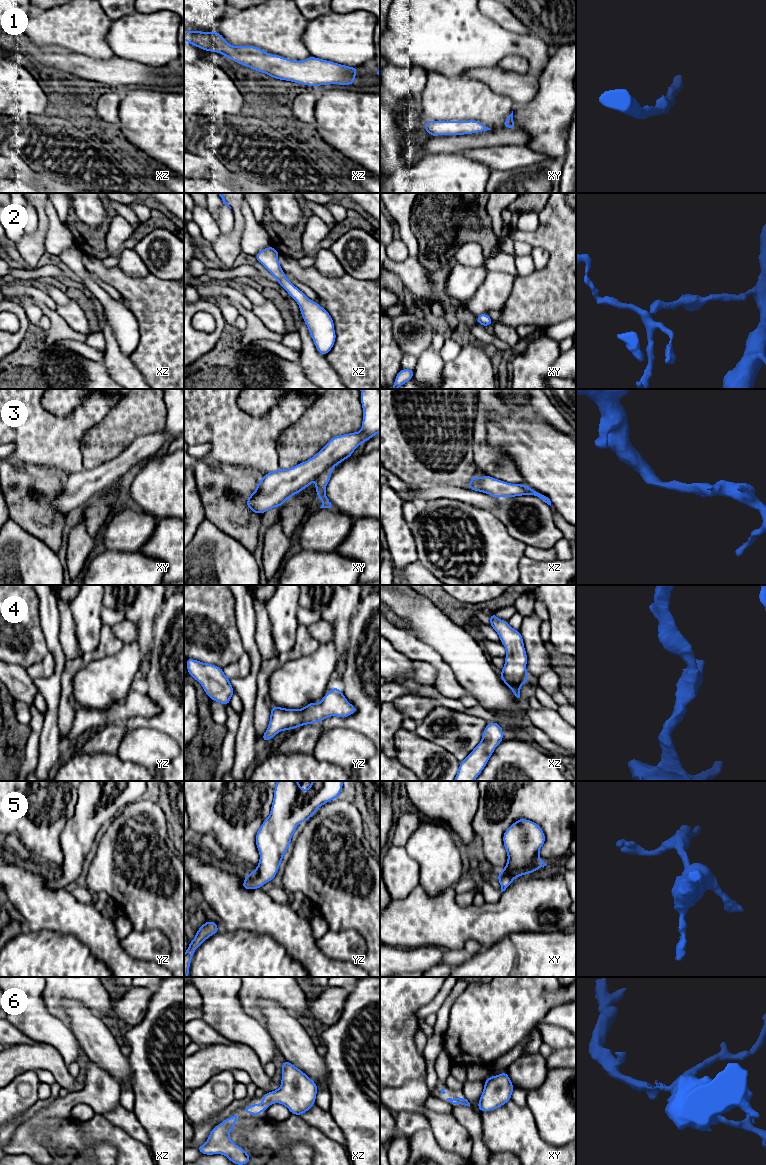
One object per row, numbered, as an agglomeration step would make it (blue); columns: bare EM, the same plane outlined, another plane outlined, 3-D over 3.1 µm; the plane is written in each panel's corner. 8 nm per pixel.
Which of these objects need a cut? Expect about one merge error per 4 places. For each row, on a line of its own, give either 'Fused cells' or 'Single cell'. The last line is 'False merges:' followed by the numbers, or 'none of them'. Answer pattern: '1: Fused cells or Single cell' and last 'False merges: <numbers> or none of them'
1: Single cell
2: Single cell
3: Single cell
4: Single cell
5: Single cell
6: Single cell
False merges: none of them

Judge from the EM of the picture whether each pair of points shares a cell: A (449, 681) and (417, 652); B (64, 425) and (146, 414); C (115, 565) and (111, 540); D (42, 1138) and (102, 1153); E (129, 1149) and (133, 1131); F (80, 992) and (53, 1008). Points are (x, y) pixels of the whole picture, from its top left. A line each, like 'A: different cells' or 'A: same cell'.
A: same cell
B: different cells
C: different cells
D: same cell
E: different cells
F: same cell

